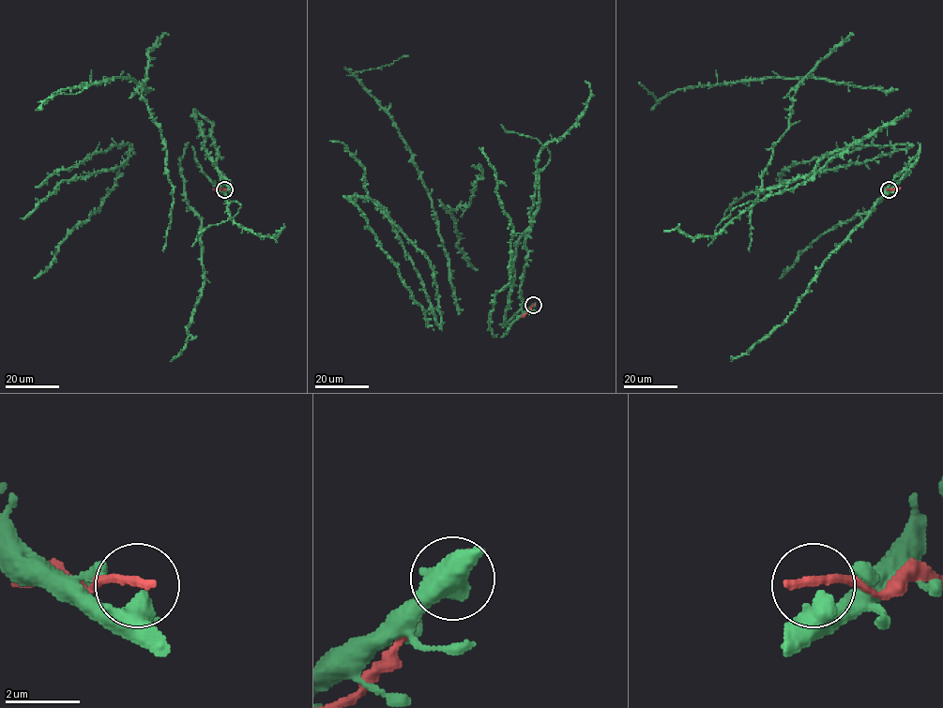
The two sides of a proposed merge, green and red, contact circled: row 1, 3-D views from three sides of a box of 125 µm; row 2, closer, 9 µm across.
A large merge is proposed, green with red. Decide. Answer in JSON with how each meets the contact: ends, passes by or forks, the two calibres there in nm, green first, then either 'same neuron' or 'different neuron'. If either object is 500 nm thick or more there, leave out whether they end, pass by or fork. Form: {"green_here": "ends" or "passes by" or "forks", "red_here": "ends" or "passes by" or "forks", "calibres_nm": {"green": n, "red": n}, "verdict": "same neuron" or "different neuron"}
{"calibres_nm": {"green": 550, "red": 280}, "verdict": "different neuron"}

